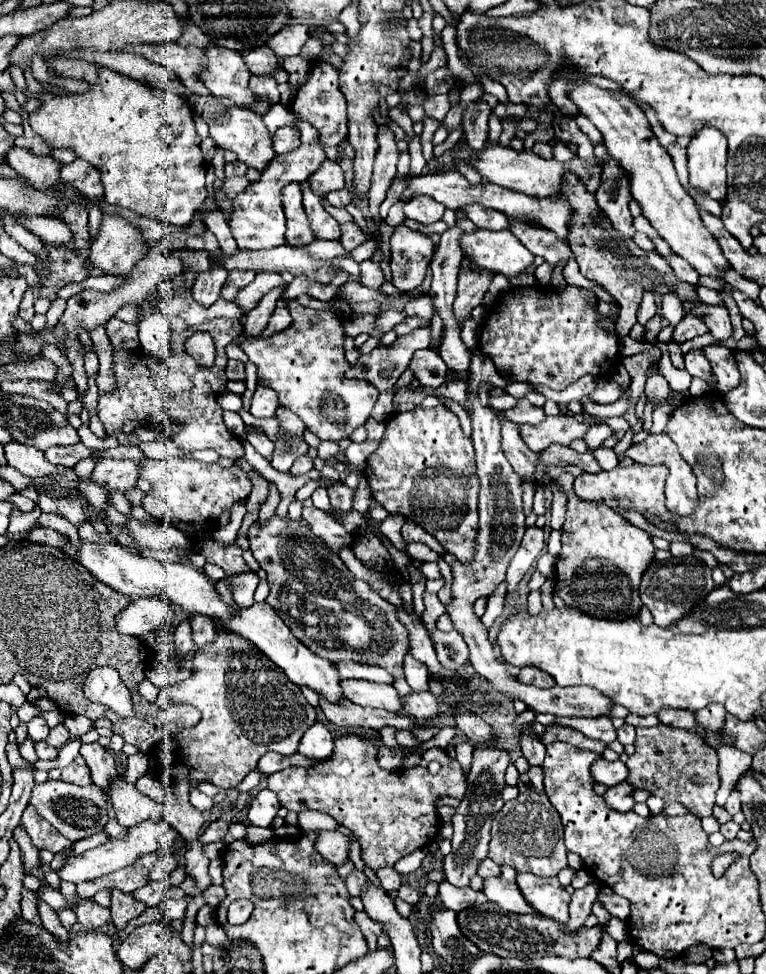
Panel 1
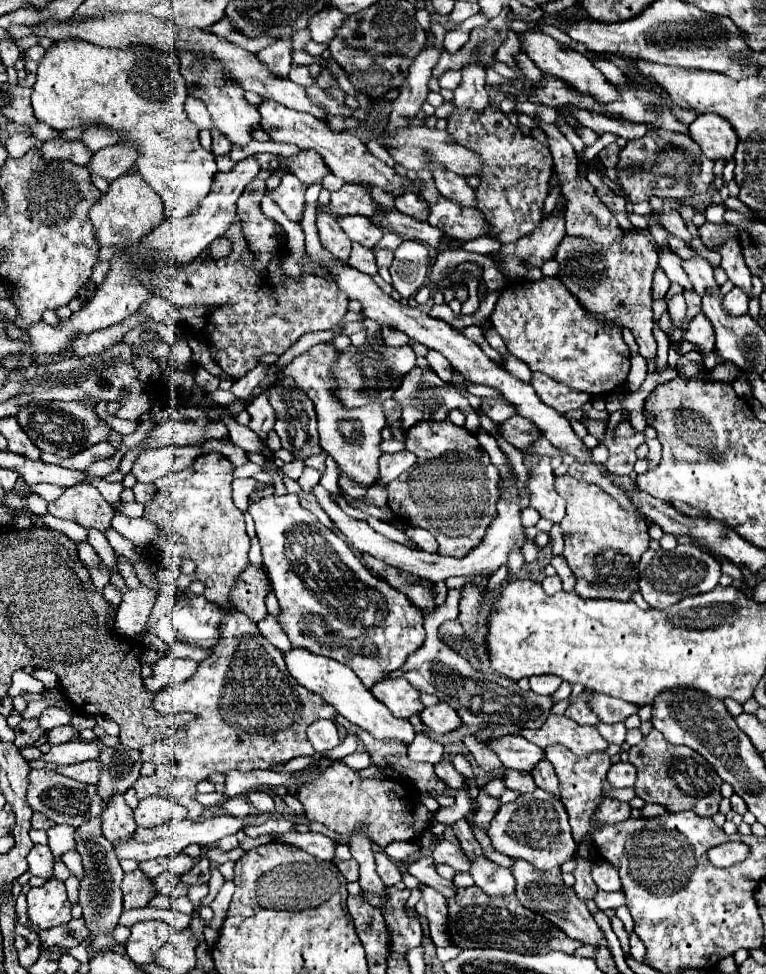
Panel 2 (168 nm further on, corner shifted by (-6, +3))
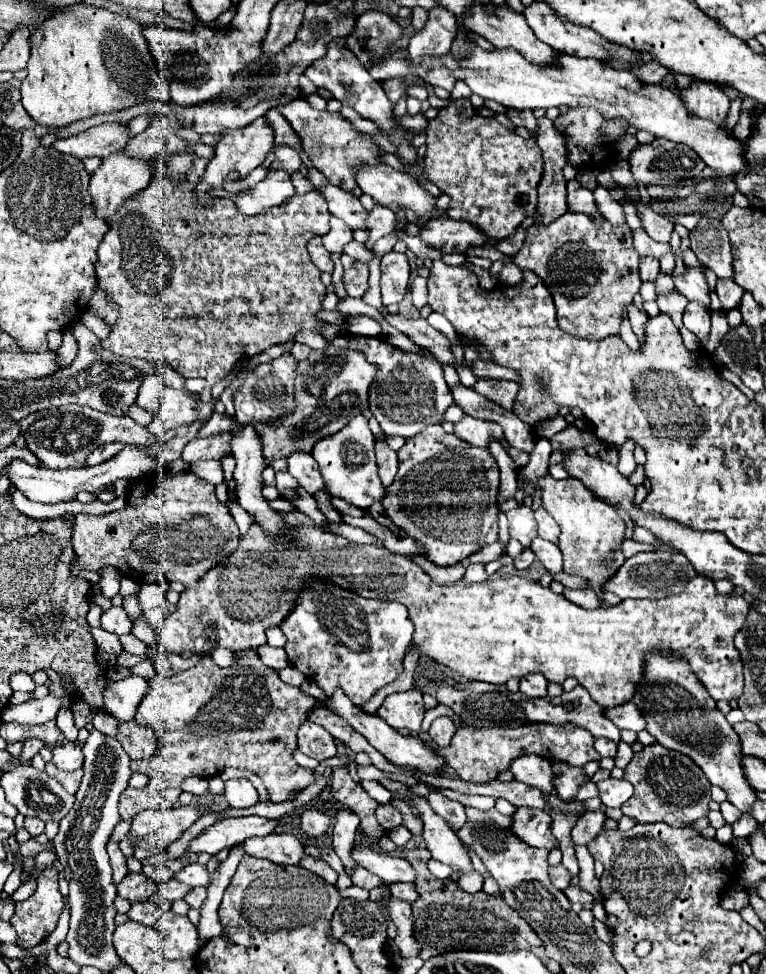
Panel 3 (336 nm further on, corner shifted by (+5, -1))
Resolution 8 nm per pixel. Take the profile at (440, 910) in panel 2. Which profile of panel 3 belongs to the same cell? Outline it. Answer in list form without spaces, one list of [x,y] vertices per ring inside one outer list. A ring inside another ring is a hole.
[[[392,883],[390,887],[390,893],[402,901],[408,901],[408,903],[414,903],[414,897],[416,897],[416,889],[412,883]]]

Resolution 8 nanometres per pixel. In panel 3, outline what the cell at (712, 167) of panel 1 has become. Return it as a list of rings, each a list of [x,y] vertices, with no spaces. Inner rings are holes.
[[[692,79],[688,89],[682,91],[682,97],[684,97],[688,109],[696,117],[706,117],[706,119],[712,119],[714,123],[726,121],[726,115],[730,109],[730,99],[720,89],[720,85]]]

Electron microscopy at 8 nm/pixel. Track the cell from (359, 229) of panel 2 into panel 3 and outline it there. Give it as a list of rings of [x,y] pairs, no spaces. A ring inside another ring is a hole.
[[[332,217],[330,219],[330,231],[322,237],[324,247],[330,253],[342,253],[342,249],[344,249],[344,245],[348,241],[352,241],[352,229],[346,223],[342,223],[336,217]]]

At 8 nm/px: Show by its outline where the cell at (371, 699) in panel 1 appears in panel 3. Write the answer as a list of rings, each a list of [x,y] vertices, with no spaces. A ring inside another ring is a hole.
[[[410,689],[404,693],[388,695],[378,709],[378,717],[384,719],[394,729],[408,729],[412,735],[422,731],[424,701],[420,689]]]

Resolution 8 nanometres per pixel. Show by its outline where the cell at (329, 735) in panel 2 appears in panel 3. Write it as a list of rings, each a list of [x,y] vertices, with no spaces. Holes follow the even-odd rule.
[[[304,721],[298,729],[298,749],[304,755],[322,761],[336,755],[336,741],[324,727]]]

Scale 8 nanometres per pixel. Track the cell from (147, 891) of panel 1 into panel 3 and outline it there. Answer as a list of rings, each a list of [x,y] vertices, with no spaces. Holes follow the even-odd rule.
[[[170,879],[168,883],[160,885],[160,895],[168,901],[176,901],[176,899],[184,899],[188,893],[190,893],[190,885],[186,883],[180,883],[178,879]]]

